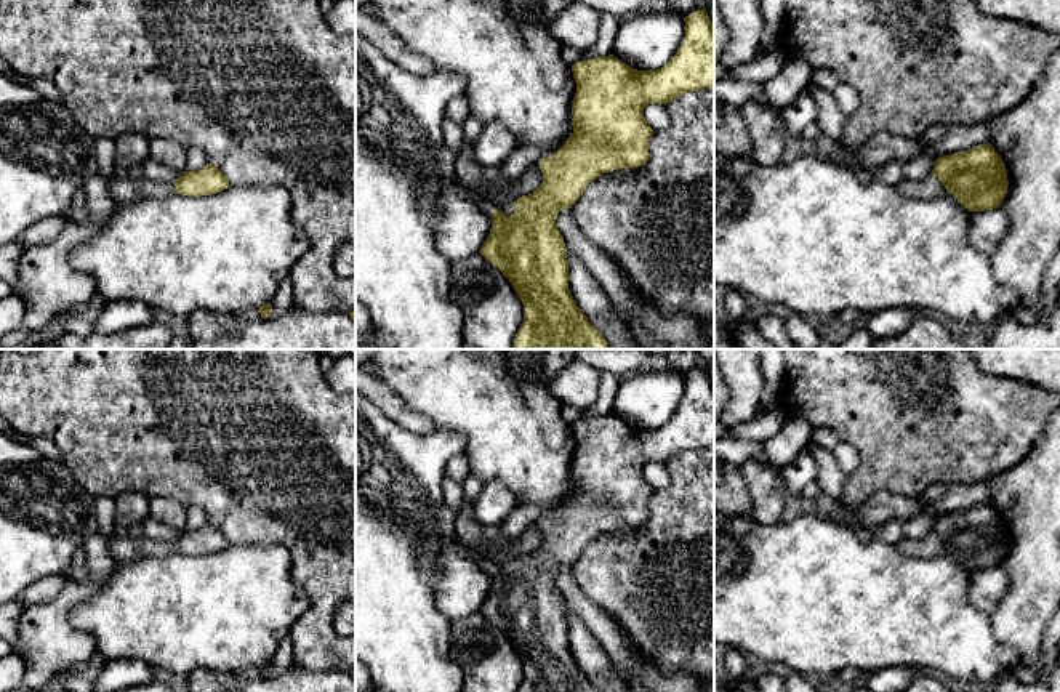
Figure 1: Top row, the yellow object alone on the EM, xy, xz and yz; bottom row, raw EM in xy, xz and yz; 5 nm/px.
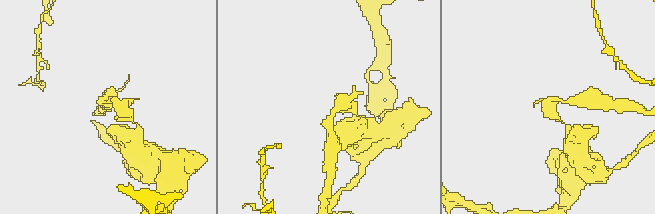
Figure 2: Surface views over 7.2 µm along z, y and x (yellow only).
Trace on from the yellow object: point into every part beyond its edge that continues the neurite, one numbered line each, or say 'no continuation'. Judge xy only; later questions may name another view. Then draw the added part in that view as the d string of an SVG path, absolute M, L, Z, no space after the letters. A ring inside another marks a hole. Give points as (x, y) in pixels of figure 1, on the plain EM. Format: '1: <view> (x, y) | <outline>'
1: xy (122, 547) | M118 530L115 537L107 538L109 551L117 562L139 557L165 557L176 551L175 541L155 541L152 538L133 538Z

